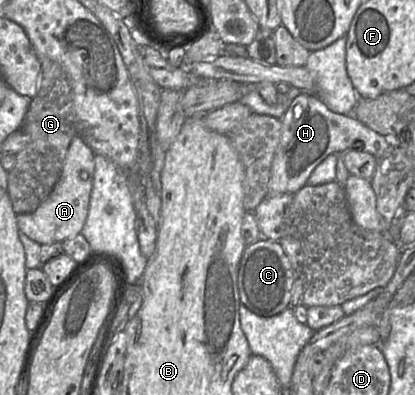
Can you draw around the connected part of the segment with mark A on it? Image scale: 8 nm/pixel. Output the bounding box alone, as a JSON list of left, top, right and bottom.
[16,134,94,245]

